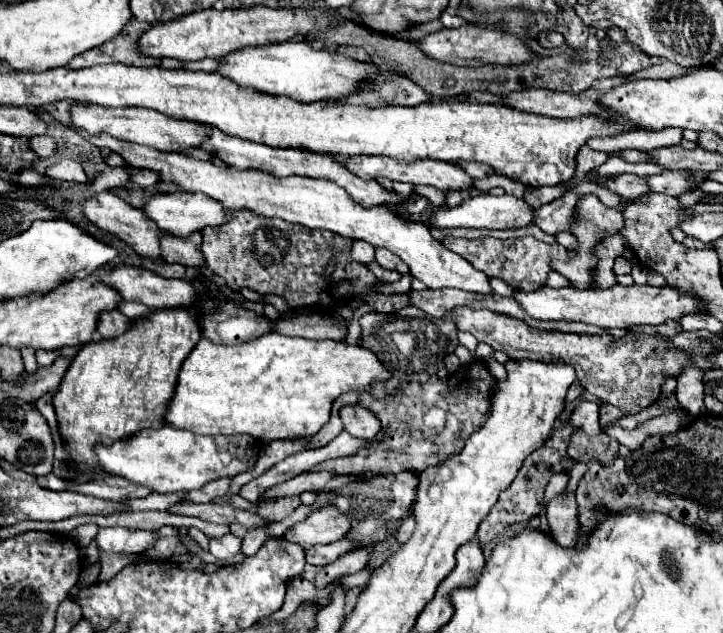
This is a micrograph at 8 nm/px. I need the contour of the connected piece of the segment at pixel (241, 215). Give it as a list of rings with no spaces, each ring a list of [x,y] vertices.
[[[240,208],[240,210],[228,210],[226,222],[220,226],[208,226],[202,230],[202,254],[206,258],[208,268],[222,276],[226,280],[226,284],[230,288],[250,288],[256,290],[258,294],[278,294],[282,296],[292,310],[300,310],[300,308],[318,308],[318,304],[322,306],[332,306],[332,298],[328,294],[328,284],[324,280],[320,280],[320,276],[324,274],[324,268],[328,264],[328,260],[334,256],[338,256],[338,266],[332,274],[332,280],[340,280],[340,278],[348,278],[354,282],[354,296],[362,294],[362,292],[370,292],[368,288],[378,282],[376,276],[358,262],[352,262],[348,258],[348,248],[352,246],[352,238],[344,238],[338,236],[334,232],[328,230],[306,230],[298,224],[288,224],[280,218],[264,218],[252,210]]]

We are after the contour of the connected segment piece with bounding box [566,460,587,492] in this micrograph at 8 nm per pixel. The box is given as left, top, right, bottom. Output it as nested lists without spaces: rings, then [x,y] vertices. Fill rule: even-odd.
[[[580,460],[580,462],[576,462],[576,466],[570,470],[570,482],[568,482],[568,492],[572,492],[574,488],[576,488],[576,484],[578,484],[578,480],[584,476],[587,464],[584,462],[584,460]]]

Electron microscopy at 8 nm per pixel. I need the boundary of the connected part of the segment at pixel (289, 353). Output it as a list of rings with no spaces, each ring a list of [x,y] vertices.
[[[278,332],[264,334],[244,344],[224,346],[202,338],[180,366],[178,384],[164,414],[164,422],[172,428],[192,430],[196,434],[250,434],[268,444],[282,438],[314,436],[330,418],[332,402],[350,390],[366,390],[374,380],[388,380],[390,372],[382,366],[374,352],[362,346],[348,346],[336,340],[306,340],[282,336]]]

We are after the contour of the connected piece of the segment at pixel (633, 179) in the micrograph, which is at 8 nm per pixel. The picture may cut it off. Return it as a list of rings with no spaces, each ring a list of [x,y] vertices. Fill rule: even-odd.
[[[618,174],[606,180],[606,188],[614,194],[618,194],[624,200],[630,198],[638,198],[642,194],[648,194],[648,186],[644,186],[644,178],[642,176],[634,176],[634,174]]]

